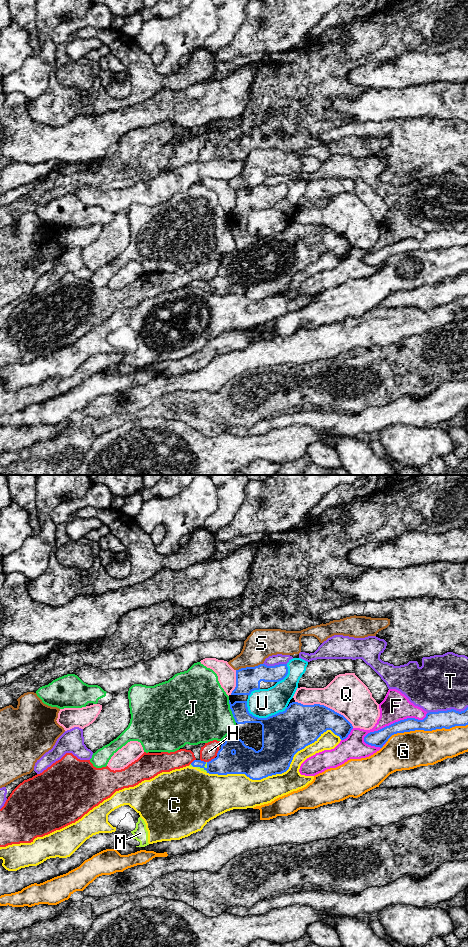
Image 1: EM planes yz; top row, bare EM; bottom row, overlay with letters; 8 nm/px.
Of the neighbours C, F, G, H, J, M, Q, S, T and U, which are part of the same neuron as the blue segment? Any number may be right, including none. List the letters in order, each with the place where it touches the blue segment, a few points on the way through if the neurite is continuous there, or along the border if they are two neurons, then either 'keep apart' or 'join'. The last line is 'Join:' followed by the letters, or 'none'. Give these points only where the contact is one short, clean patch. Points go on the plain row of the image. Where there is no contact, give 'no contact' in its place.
C: yz (277, 293) | keep apart
F: yz (395, 242) | keep apart
G: yz (426, 250) | keep apart
H: yz (211, 280) | keep apart
J: yz (231, 230) | keep apart
M: yz (202, 287) | keep apart
Q: yz (325, 226) | keep apart
S: yz (249, 187) | along yz (262, 183), (256, 186), (241, 187), (236, 190) | keep apart
T: yz (447, 230) | keep apart
U: yz (263, 238) | keep apart
Join: none

